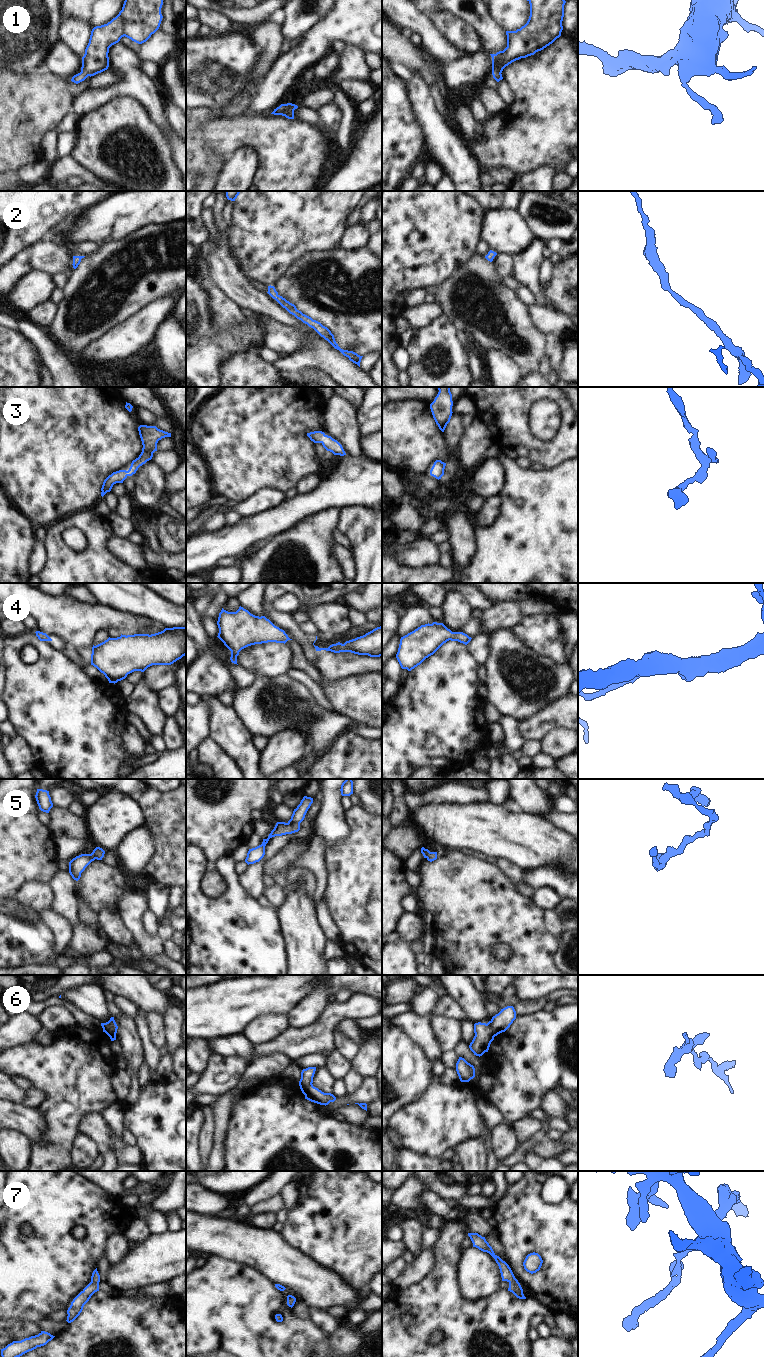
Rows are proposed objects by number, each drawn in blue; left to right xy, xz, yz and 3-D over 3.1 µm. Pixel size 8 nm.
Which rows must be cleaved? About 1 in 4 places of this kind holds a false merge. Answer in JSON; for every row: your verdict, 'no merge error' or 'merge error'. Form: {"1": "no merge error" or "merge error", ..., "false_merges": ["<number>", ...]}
{"1": "no merge error", "2": "no merge error", "3": "no merge error", "4": "no merge error", "5": "no merge error", "6": "merge error", "7": "no merge error", "false_merges": ["6"]}

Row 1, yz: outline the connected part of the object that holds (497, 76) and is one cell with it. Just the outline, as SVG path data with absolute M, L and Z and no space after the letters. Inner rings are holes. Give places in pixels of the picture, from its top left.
M527 0L530 4L530 16L527 23L516 31L506 31L507 47L492 57L492 75L499 82L503 79L503 69L512 62L521 58L534 55L552 44L561 36L563 30L562 21L564 17L565 0Z

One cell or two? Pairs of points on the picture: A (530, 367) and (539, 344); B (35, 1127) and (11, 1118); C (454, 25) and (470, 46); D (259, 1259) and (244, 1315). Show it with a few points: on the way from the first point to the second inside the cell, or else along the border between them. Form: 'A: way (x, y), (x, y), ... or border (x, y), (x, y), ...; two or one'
A: way (530, 361), (530, 353), (533, 350); one
B: way (29, 1122), (17, 1118); one
C: way (456, 30), (467, 41); one
D: border (234, 1260), (259, 1269), (275, 1283); two

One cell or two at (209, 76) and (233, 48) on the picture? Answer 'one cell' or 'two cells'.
one cell

